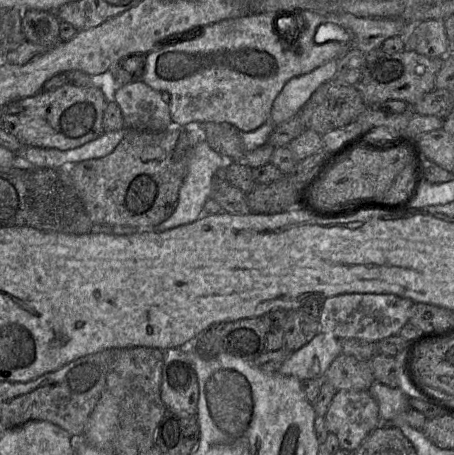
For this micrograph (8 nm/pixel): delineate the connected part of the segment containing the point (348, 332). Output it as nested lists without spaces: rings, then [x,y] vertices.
[[[342,294],[329,297],[324,300],[319,318],[321,332],[333,335],[338,339],[362,339],[368,342],[379,342],[384,338],[398,335],[400,329],[409,322],[413,305],[412,300],[393,294]]]

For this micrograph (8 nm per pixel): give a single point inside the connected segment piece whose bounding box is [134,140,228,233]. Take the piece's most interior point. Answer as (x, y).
(196, 189)

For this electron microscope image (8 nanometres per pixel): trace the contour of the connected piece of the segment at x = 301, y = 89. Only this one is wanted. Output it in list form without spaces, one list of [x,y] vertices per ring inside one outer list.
[[[331,59],[311,72],[293,77],[287,81],[273,102],[269,120],[276,126],[297,115],[300,108],[310,98],[318,86],[335,78],[336,68],[337,59]]]

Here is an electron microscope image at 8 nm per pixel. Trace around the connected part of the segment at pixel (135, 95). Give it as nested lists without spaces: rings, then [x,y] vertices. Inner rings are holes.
[[[142,81],[117,86],[114,102],[122,111],[124,129],[162,132],[173,126],[169,94],[154,90]]]

